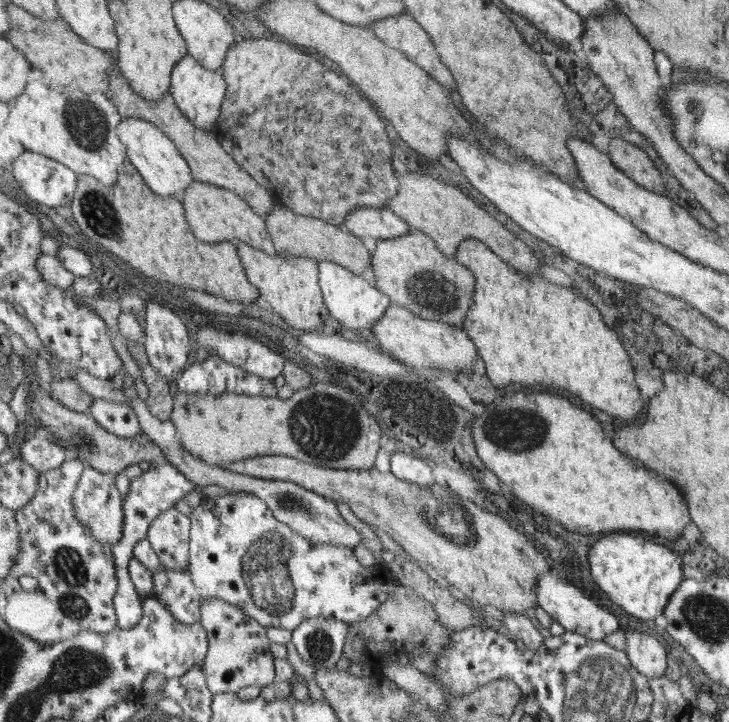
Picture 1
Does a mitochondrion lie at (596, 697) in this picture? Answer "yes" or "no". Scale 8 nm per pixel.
yes

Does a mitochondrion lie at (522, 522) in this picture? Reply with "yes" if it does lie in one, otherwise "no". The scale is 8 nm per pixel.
no

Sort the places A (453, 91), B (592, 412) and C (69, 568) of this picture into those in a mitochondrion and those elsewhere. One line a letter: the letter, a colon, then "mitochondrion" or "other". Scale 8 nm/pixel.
A: other
B: other
C: mitochondrion

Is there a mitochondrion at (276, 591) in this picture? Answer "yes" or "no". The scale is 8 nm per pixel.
yes

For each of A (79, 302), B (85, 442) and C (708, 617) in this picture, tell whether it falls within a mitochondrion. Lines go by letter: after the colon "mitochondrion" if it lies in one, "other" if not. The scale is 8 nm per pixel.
A: other
B: mitochondrion
C: mitochondrion

